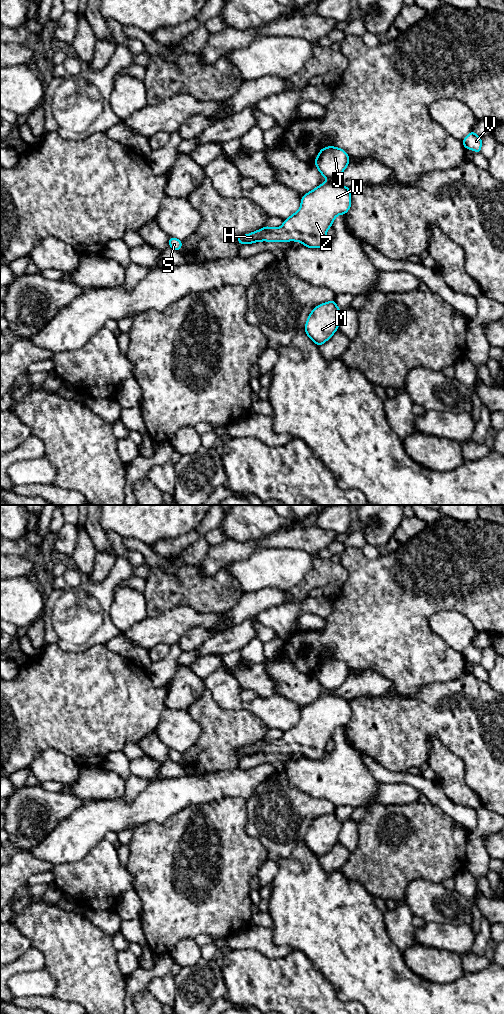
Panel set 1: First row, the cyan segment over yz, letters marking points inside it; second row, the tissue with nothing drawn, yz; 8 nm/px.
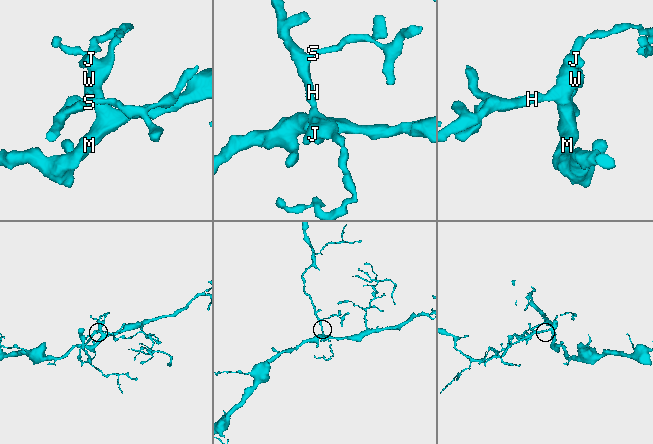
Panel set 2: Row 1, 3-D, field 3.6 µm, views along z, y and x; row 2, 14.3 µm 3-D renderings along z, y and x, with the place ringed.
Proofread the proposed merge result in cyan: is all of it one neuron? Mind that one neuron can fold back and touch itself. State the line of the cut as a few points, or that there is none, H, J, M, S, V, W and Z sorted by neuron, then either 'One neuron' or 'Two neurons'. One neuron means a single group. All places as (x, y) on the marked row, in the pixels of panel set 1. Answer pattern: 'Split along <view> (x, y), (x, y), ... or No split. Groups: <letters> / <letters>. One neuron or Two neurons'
No split. Groups: H J M S V W Z. One neuron

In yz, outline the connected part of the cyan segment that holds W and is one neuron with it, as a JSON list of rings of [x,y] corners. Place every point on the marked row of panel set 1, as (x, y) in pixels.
[[[333,146],[322,148],[314,163],[322,176],[330,180],[317,186],[313,191],[305,193],[301,199],[299,210],[284,220],[280,228],[264,226],[260,230],[250,234],[237,236],[237,241],[241,245],[259,241],[297,241],[308,248],[326,247],[328,244],[326,233],[327,230],[332,227],[335,217],[340,214],[346,214],[351,207],[350,188],[333,181],[343,173],[349,164],[349,160],[350,157],[347,152],[341,148]]]

